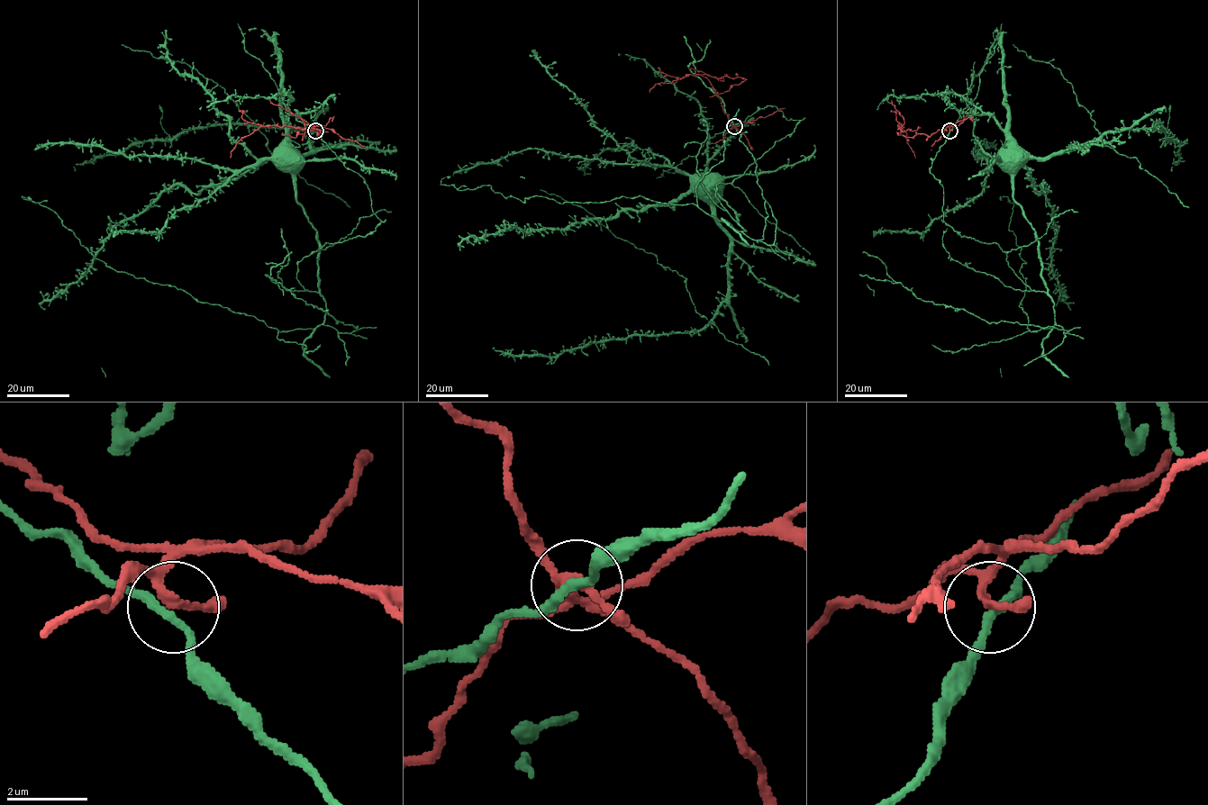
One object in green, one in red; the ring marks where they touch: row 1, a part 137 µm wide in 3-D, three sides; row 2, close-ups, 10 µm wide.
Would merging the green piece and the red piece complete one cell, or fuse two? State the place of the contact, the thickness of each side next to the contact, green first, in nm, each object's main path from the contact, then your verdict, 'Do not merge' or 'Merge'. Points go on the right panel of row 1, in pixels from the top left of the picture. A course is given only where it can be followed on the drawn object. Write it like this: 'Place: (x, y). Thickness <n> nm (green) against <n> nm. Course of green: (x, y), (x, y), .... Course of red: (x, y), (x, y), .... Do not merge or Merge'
Place: (949, 131). Thickness 200 nm (green) against 160 nm. Course of green: (949, 130), (929, 168), (944, 221), (996, 243), (1021, 279), (1046, 293), (1036, 231), (1004, 164). Course of red: (949, 130), (939, 130), (929, 136), (917, 130), (903, 131), (898, 125), (906, 133), (915, 158). Do not merge

